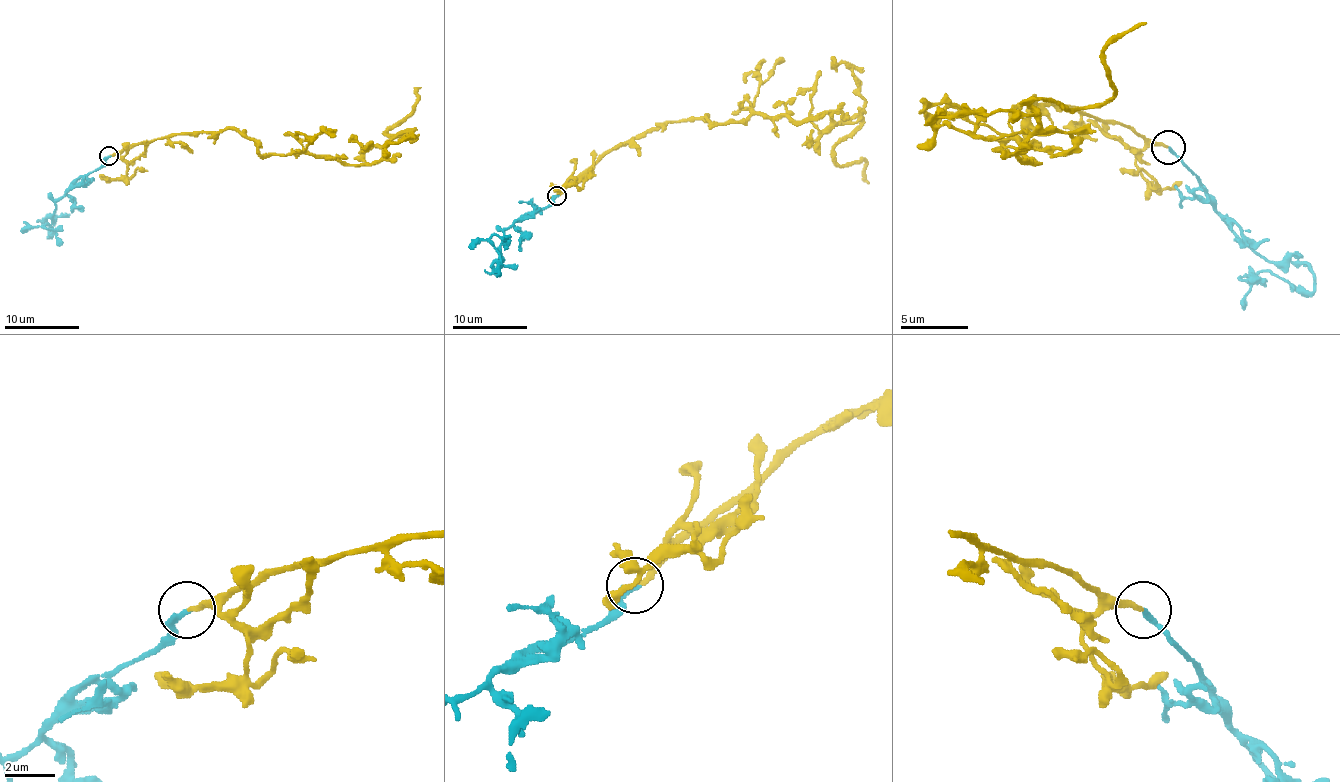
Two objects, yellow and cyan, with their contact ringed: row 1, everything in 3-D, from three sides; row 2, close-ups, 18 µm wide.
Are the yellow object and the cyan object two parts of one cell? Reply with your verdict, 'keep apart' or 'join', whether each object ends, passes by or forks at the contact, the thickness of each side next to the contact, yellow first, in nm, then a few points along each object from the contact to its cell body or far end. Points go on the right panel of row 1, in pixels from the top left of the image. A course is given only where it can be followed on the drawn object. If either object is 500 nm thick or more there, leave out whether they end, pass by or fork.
join; yellow ends; cyan ends; calibres 200 and 240 nm; course yellow (1168, 148), (1035, 97), (1035, 161), (1018, 155), (1031, 100), (1103, 107), (1103, 52), (1147, 22); course cyan (1168, 148), (1191, 172), (1212, 209), (1277, 267), (1249, 277), (1239, 277), (1249, 287), (1242, 311)

